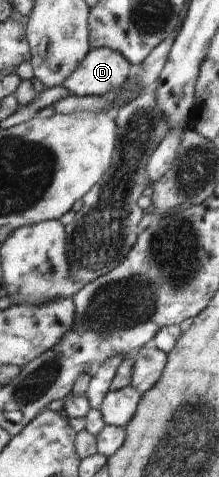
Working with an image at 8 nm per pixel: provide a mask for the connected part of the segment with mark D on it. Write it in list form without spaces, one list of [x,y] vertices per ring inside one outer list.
[[[108,48],[90,49],[82,63],[61,84],[77,96],[106,96],[124,87],[132,70],[121,53]]]

